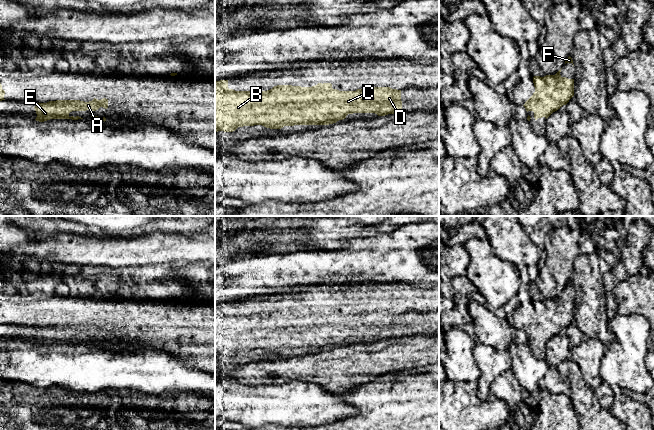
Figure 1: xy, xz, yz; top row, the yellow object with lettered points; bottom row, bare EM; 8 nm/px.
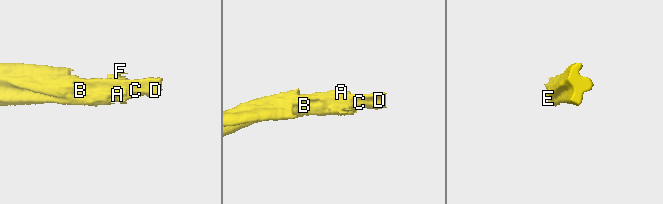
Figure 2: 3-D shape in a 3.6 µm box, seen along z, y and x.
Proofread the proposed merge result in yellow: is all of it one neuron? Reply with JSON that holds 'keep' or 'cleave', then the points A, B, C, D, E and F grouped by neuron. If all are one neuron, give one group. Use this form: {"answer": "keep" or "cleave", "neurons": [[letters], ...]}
{"answer": "keep", "neurons": [["A", "B", "C", "D", "E", "F"]]}

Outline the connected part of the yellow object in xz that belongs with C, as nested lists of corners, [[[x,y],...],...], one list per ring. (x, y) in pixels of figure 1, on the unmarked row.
[[[228,304],[215,305],[215,356],[233,356],[238,351],[262,349],[281,353],[294,349],[329,349],[353,337],[375,337],[378,340],[402,337],[401,314],[390,311],[373,311],[356,315],[339,315],[331,307],[318,307],[312,311],[277,309],[267,315],[235,315],[228,312]]]

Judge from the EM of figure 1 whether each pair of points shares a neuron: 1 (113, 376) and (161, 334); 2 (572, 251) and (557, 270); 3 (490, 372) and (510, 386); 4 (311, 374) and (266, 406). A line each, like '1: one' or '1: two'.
1: two
2: one
3: two
4: two

